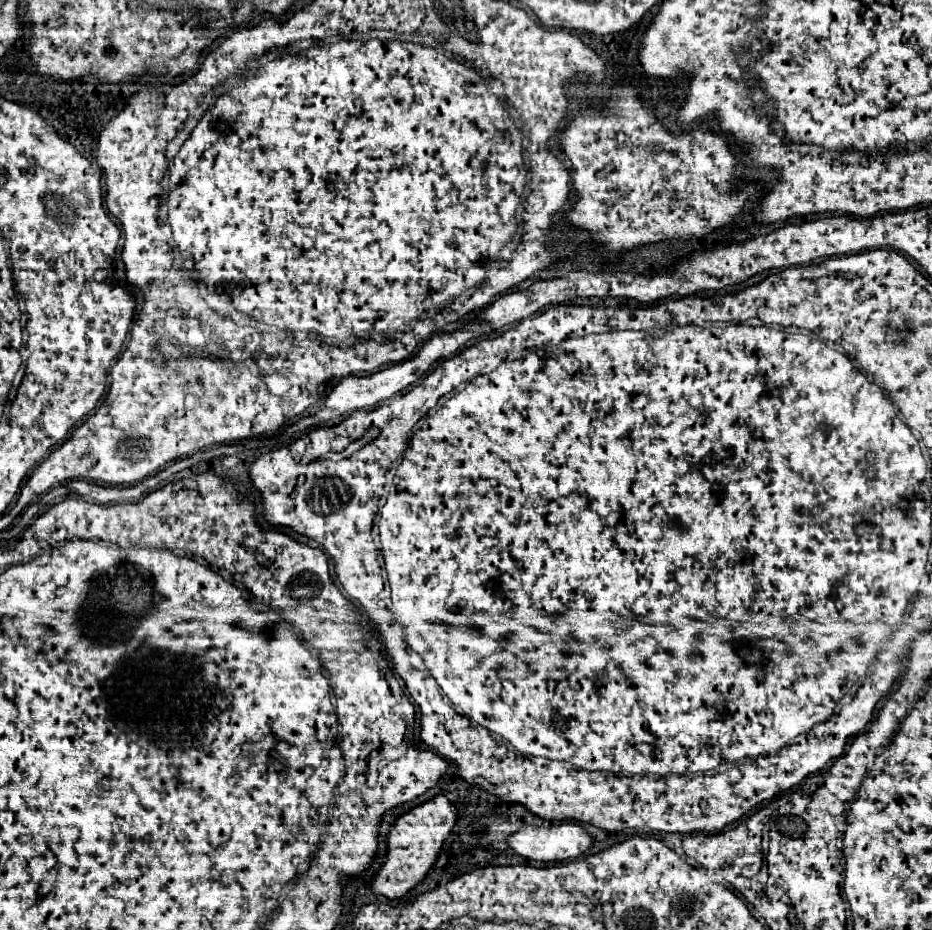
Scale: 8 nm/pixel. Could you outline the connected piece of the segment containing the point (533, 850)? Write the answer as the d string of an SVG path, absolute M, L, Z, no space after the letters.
M578 824L550 828L524 826L508 836L508 846L524 858L538 862L564 862L582 856L592 846L592 836Z

